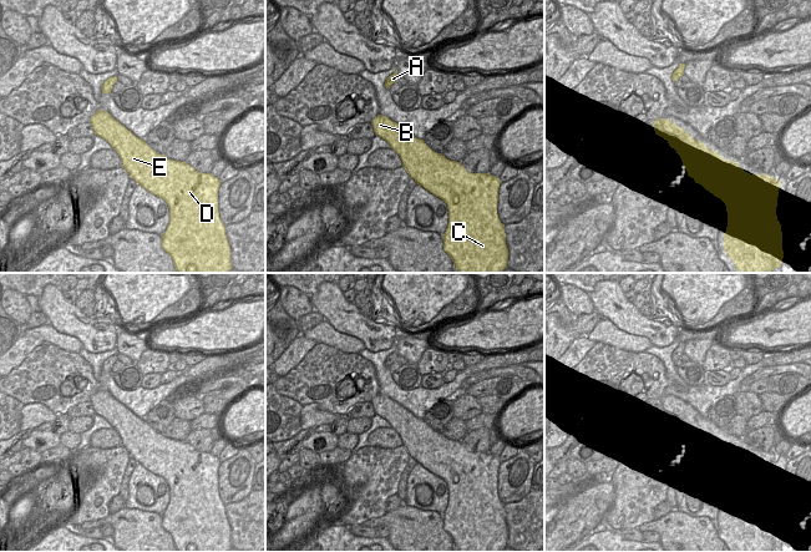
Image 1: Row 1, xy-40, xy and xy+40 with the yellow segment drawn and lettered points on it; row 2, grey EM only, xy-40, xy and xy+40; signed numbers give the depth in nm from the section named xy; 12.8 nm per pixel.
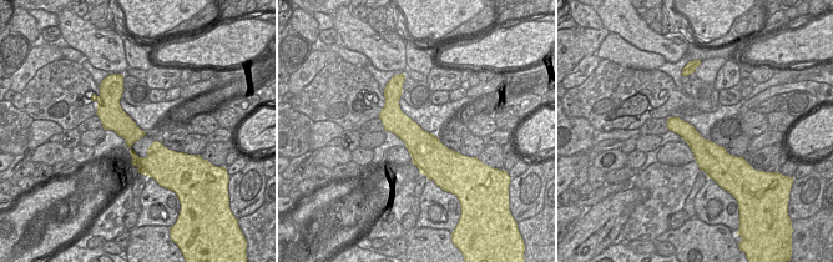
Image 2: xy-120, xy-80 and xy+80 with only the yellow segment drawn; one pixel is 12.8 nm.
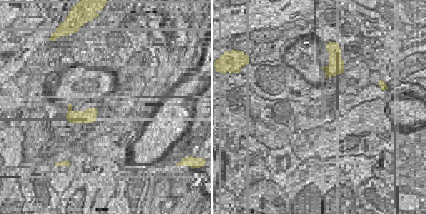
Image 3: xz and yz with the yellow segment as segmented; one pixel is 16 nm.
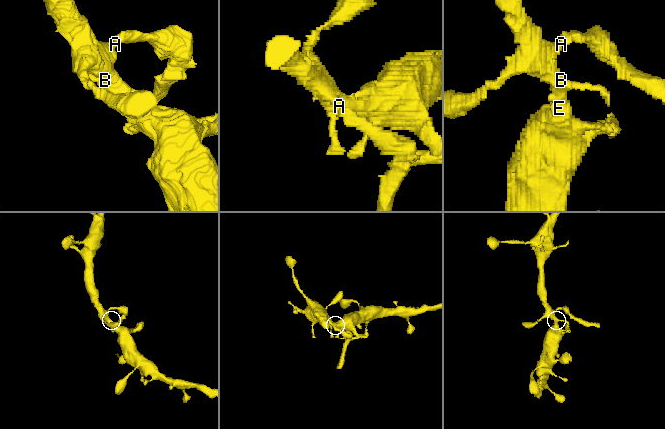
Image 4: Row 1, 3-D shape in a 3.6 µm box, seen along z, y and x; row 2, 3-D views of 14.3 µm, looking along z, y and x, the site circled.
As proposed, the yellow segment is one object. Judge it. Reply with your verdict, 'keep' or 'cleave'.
keep

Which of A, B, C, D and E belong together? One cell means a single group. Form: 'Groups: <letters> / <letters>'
Groups: A B C D E.

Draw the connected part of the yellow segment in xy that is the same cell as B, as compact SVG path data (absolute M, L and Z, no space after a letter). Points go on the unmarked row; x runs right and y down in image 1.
M377 394L371 404L375 414L400 435L409 455L447 483L443 530L458 552L501 552L506 548L505 503L497 493L500 457L467 451L461 441L432 430L424 419L386 395Z

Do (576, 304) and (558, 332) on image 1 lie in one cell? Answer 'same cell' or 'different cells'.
different cells

